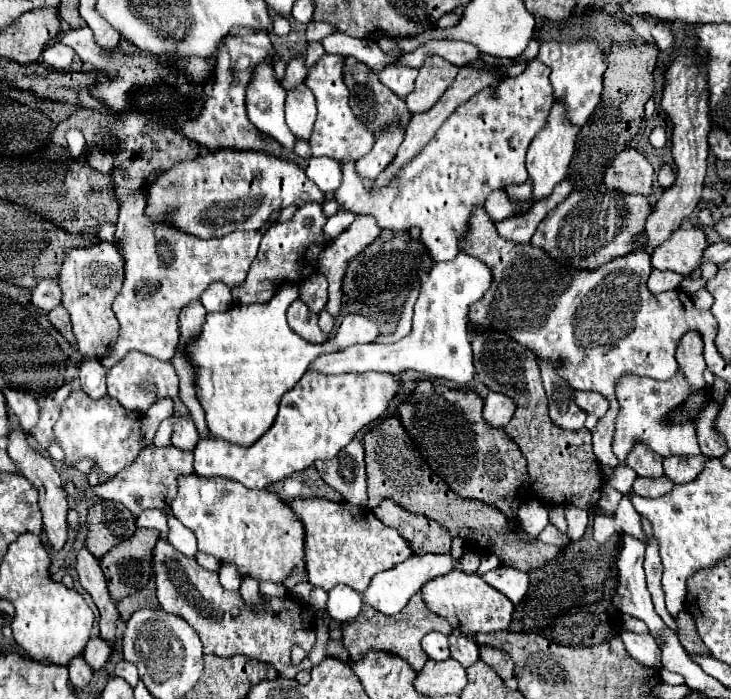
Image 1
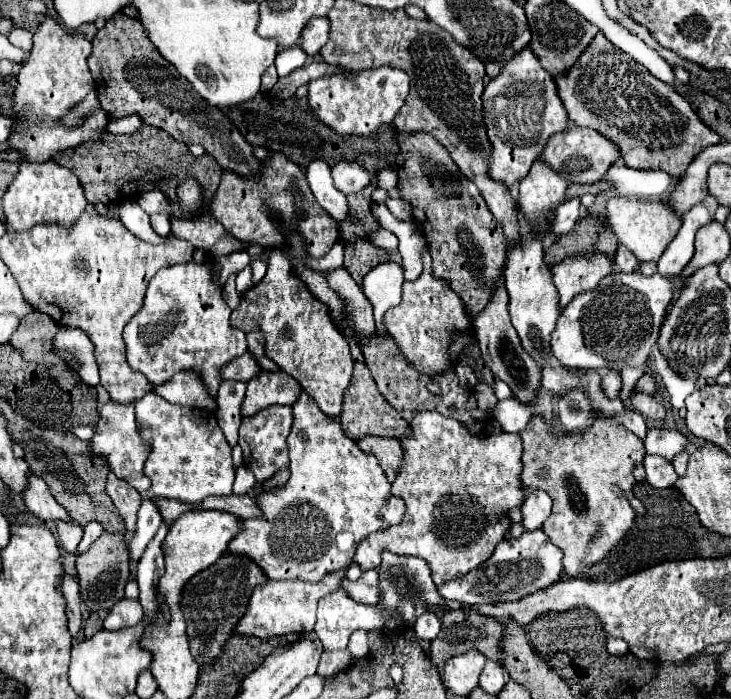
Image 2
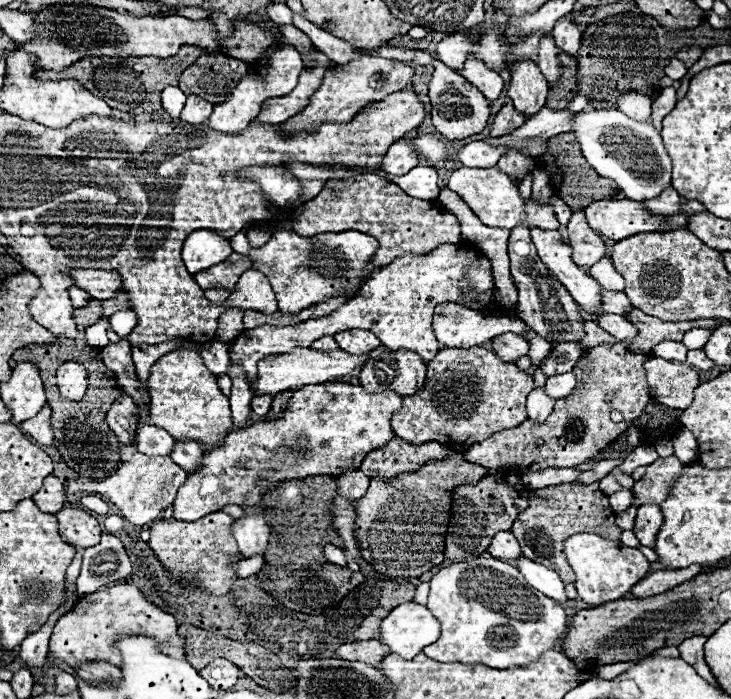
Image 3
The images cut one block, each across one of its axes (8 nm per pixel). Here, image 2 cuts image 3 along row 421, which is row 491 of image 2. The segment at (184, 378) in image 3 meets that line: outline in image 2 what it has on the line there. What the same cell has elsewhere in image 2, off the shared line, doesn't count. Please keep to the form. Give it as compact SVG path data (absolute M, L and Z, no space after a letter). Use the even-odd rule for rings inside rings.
M148 392L144 394L144 398L136 400L136 422L140 426L138 430L142 442L150 446L144 474L148 474L152 482L152 496L180 500L196 508L208 496L232 494L232 454L214 412L182 408L170 404L156 392Z

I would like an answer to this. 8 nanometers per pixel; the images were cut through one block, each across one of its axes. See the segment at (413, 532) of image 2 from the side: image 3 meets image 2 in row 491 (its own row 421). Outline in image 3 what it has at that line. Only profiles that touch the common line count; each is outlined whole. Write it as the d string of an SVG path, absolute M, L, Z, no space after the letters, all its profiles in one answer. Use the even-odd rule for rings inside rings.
M474 346L472 350L452 350L452 348L442 348L438 350L438 354L434 356L432 362L428 362L428 372L426 372L426 382L424 386L420 388L420 392L412 394L412 396L404 396L402 398L402 408L396 412L396 416L392 416L392 428L394 428L394 434L404 438L406 442L410 444L424 444L424 442L440 442L442 446L448 446L450 450L454 452L466 452L472 444L500 432L500 430L508 430L508 428L516 428L518 424L522 424L528 416L526 416L526 396L534 390L534 380L530 374L522 372L516 364L508 364L508 362L500 362L500 358L496 358L496 354L488 348L482 348L482 346Z

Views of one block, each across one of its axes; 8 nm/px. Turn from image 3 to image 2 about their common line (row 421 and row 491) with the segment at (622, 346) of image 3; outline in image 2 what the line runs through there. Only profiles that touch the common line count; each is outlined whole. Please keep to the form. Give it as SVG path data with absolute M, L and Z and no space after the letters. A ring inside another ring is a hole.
M532 418L532 422L528 424L528 430L524 430L524 434L520 436L524 446L522 484L526 488L526 494L530 494L536 488L542 488L550 494L554 506L552 506L550 518L542 524L542 530L564 552L564 572L572 578L582 578L582 574L596 562L604 560L634 526L636 514L628 498L616 496L610 490L610 486L618 484L624 492L634 490L636 478L632 472L638 464L644 462L644 456L646 456L644 442L636 434L624 430L622 426L616 426L616 422L604 422L604 418L600 418L600 422L596 422L596 426L588 434L570 434L564 438L552 438L548 434L548 428L544 426L544 420ZM540 472L546 472L548 476L540 478Z

